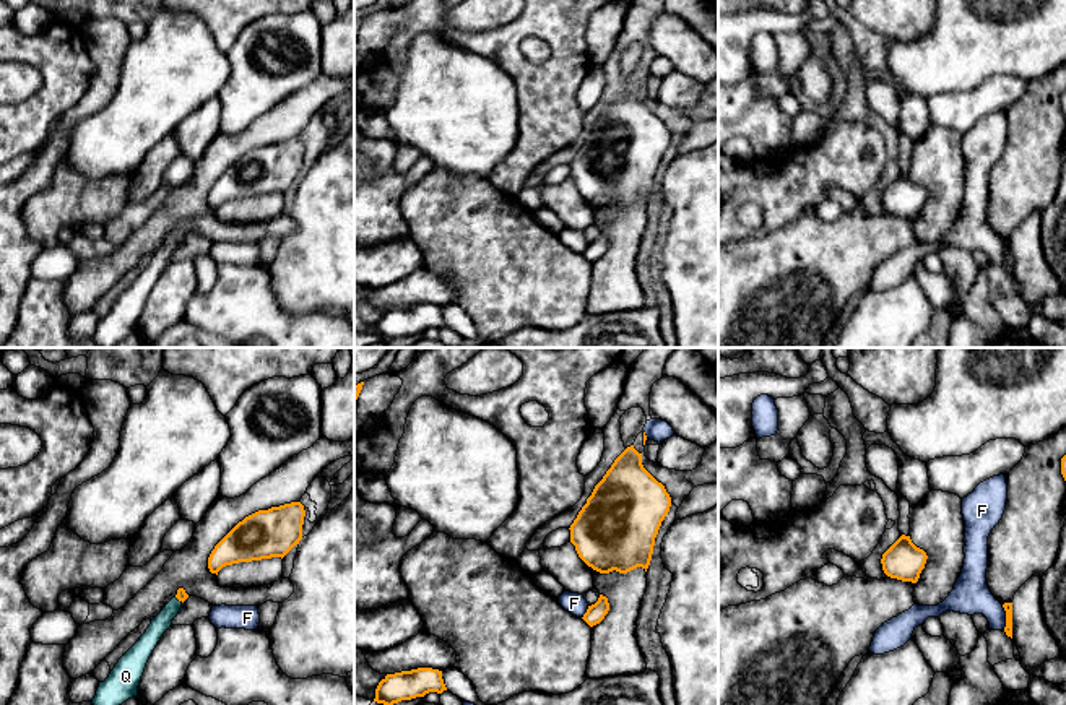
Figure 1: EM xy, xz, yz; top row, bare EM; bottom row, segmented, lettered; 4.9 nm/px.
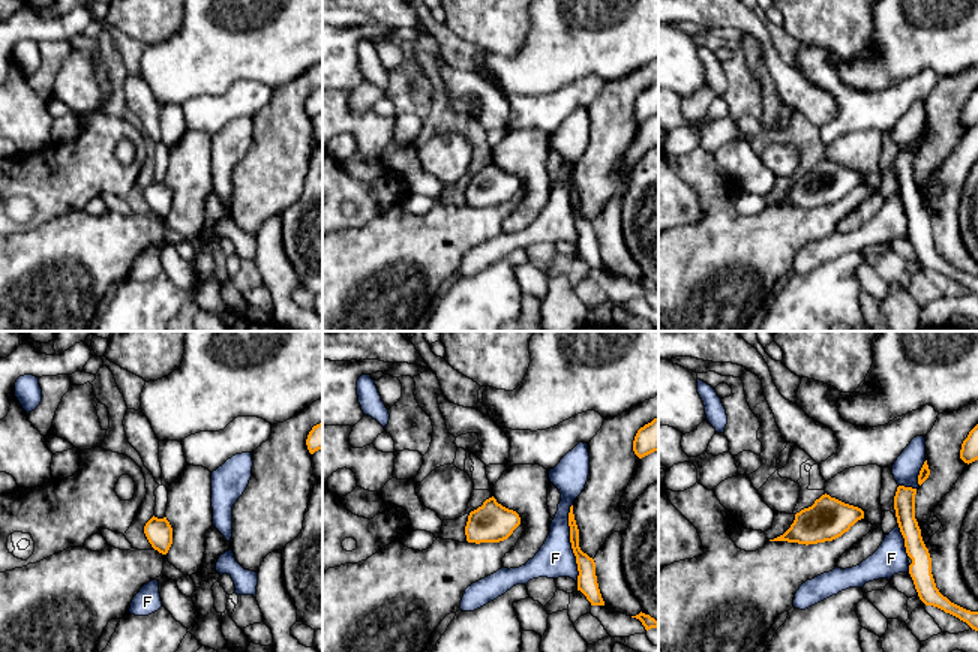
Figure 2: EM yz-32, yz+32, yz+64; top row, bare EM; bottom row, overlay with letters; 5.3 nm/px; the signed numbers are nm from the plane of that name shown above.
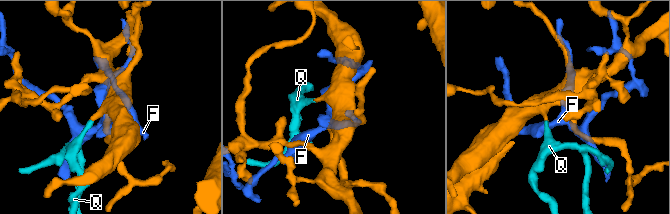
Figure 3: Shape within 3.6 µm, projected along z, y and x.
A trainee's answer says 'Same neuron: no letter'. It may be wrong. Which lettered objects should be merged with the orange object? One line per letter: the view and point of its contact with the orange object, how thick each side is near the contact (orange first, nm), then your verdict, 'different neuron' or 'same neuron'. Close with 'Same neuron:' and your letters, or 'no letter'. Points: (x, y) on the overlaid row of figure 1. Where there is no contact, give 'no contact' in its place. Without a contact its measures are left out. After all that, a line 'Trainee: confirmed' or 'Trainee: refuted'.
F: yz (1006, 618) | 50/190 nm | different neuron
Q: xy (179, 600) | 50/90 nm | same neuron
Same neuron: Q
Trainee: refuted

